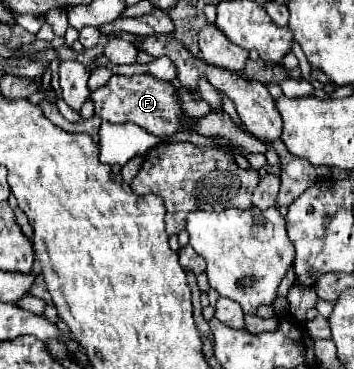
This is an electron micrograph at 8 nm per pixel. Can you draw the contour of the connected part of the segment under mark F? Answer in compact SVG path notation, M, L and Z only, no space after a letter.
M113 74L111 80L91 94L91 102L95 106L95 114L101 116L105 122L113 124L137 124L147 132L155 134L157 138L167 138L177 130L185 130L181 118L187 118L179 106L179 98L175 88L169 82L161 82L151 74L141 76L117 76Z

